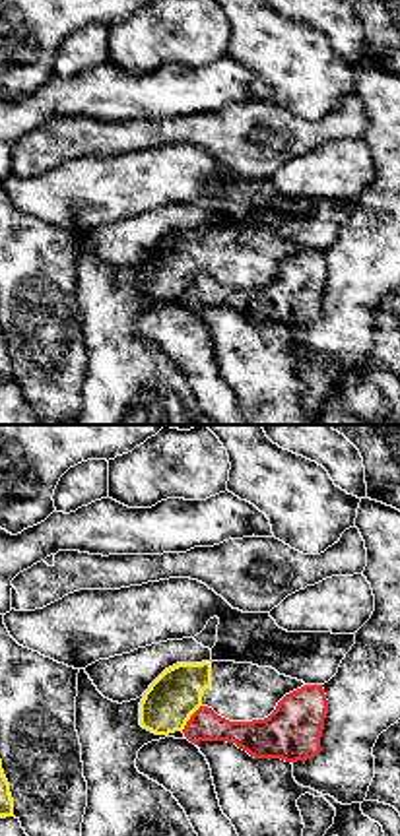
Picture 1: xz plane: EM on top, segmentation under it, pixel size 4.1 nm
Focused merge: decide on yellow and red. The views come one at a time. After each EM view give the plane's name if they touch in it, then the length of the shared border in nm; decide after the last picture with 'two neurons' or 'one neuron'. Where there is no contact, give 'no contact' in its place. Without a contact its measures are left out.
contact in xz; length 140 nm

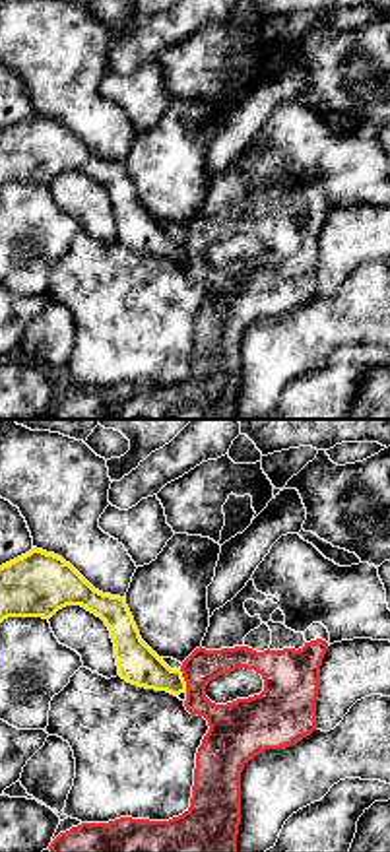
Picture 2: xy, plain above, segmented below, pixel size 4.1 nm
contact in xy; length 100 nm

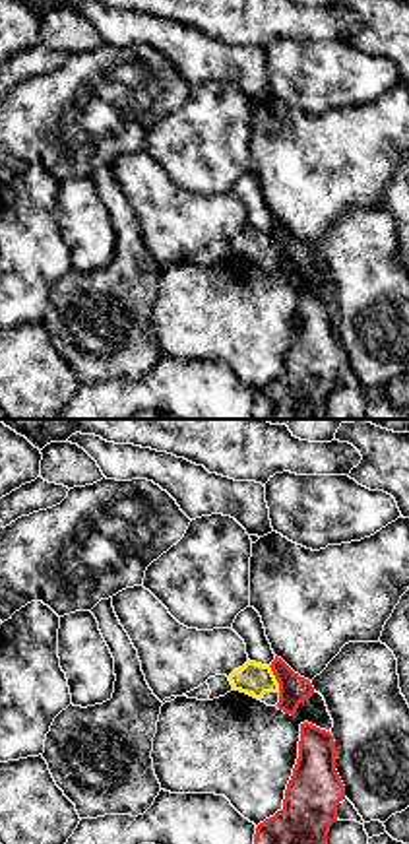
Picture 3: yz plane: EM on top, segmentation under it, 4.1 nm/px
contact in yz; length 120 nm

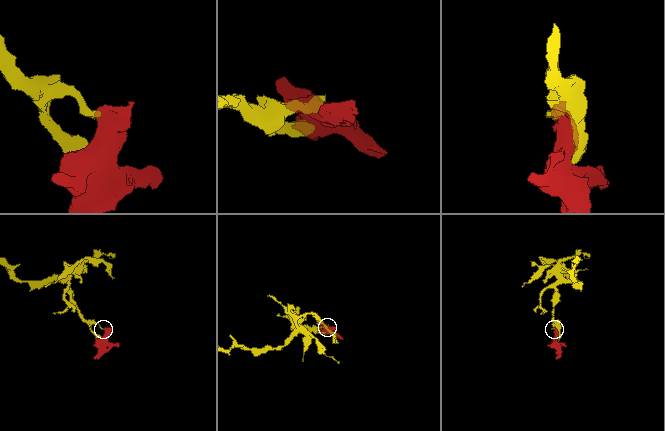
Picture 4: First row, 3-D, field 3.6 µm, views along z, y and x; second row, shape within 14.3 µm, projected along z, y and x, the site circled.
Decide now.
two neurons

